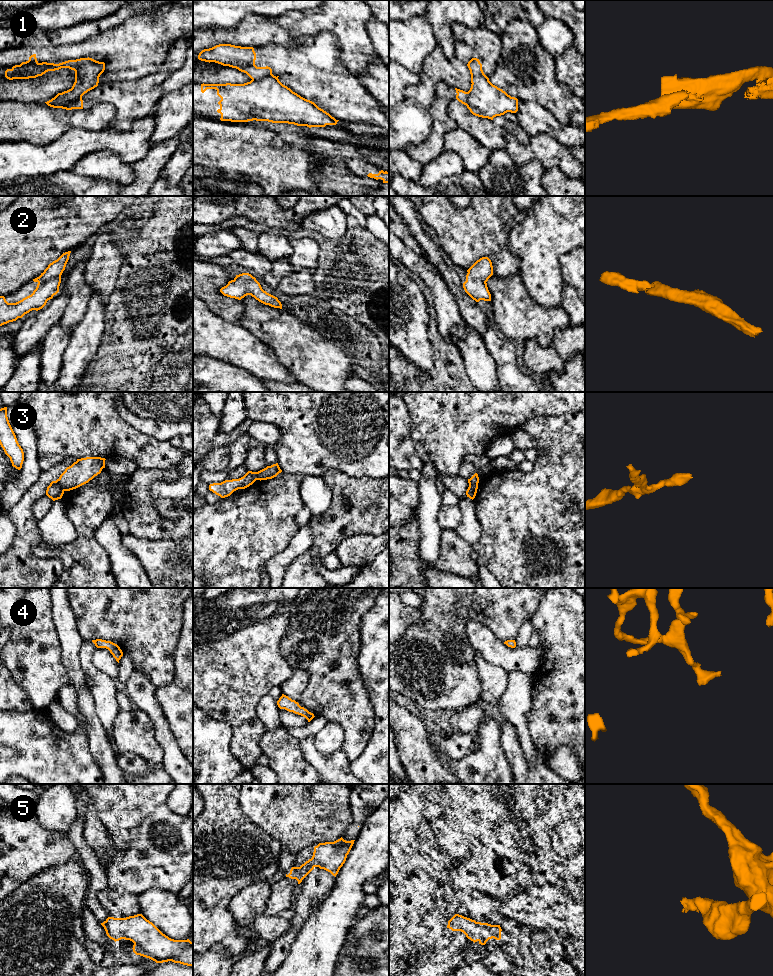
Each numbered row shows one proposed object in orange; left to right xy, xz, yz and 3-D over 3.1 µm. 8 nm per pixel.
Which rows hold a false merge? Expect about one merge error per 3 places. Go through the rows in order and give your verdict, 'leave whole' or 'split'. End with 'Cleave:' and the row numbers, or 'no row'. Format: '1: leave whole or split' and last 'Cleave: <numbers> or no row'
1: split
2: leave whole
3: split
4: leave whole
5: leave whole
Cleave: 1, 3

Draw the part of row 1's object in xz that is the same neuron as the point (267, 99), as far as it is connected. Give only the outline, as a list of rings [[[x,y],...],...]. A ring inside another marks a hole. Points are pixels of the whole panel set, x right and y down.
[[[266,76],[244,84],[201,84],[202,93],[207,89],[216,89],[221,98],[217,110],[221,121],[256,120],[309,128],[336,125],[339,121],[314,102],[283,85],[276,76]]]

